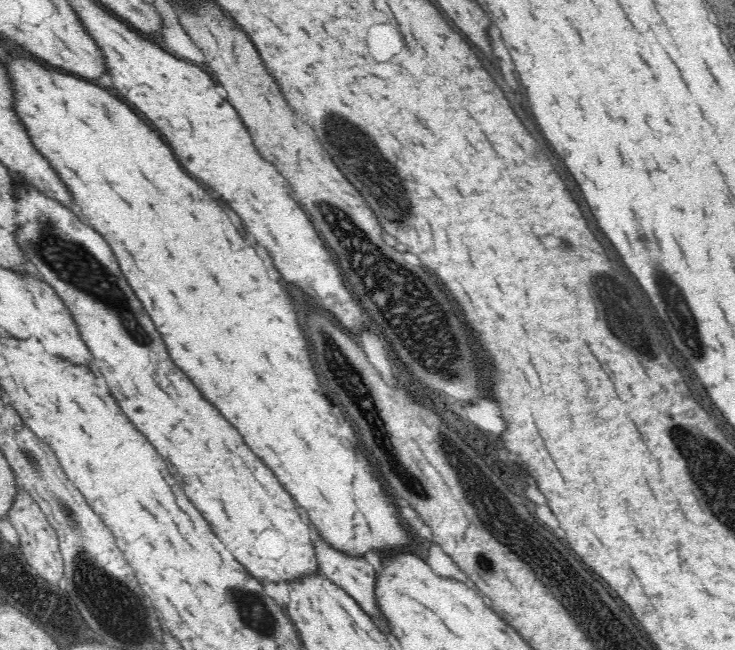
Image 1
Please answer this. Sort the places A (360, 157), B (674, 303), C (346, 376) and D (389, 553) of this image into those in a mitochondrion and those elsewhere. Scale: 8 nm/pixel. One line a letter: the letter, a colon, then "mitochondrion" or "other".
A: mitochondrion
B: mitochondrion
C: mitochondrion
D: other

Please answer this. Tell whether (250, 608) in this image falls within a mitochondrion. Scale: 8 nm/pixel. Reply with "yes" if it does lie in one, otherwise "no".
yes

